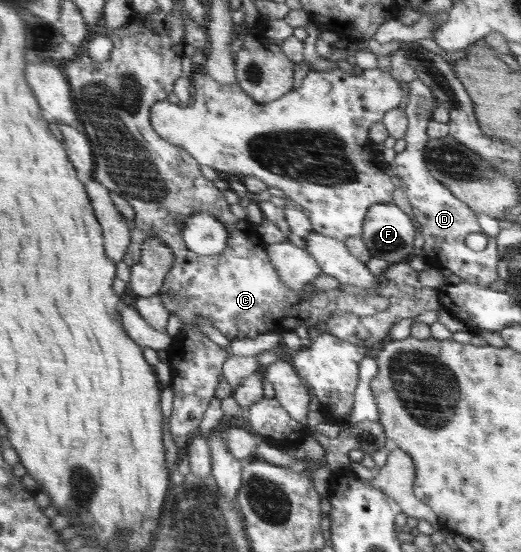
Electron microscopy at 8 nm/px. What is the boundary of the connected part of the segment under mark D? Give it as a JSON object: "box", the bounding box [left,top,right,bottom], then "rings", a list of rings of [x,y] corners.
{"box":[389,78,499,287],"rings":[[[419,78],[407,82],[404,87],[405,102],[402,108],[408,119],[404,137],[406,146],[401,153],[396,153],[395,159],[389,164],[393,175],[396,175],[401,182],[400,188],[407,194],[409,202],[411,202],[413,218],[421,227],[425,245],[419,253],[425,257],[430,268],[447,268],[458,275],[463,282],[492,287],[499,277],[496,238],[485,235],[487,247],[483,251],[477,251],[477,247],[469,247],[469,239],[473,239],[473,235],[483,234],[485,231],[485,227],[481,227],[481,215],[456,199],[445,185],[439,183],[429,173],[425,165],[423,155],[424,147],[429,141],[428,125],[432,121],[433,112],[438,104],[432,95],[432,89]]]}

